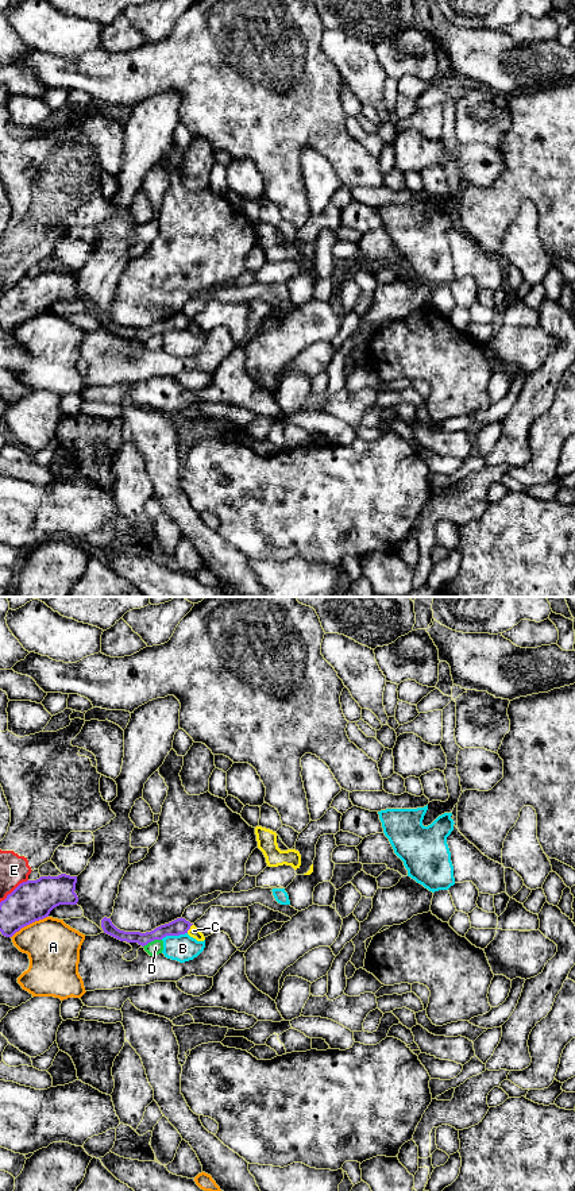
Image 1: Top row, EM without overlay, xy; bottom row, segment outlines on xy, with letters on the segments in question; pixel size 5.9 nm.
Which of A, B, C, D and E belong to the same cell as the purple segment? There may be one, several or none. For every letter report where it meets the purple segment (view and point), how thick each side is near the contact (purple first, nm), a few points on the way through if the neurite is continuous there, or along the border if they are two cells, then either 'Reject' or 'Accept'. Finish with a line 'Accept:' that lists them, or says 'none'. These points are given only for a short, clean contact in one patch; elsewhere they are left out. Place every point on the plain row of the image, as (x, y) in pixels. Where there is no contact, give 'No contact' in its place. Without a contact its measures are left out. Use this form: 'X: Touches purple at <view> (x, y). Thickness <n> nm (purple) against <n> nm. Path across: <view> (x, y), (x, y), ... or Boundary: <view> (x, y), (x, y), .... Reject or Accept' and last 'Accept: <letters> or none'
A: Touches purple at xy (29, 319). Thickness 240 nm (purple) against 320 nm. Reject
B: Touches purple at xy (173, 330). Thickness 100 nm (purple) against 160 nm. Boundary: xy (186, 327), (166, 330), (161, 334). Reject
C: Touches purple at xy (189, 323). Thickness 100 nm (purple) against 70 nm. Boundary: xy (192, 319), (186, 327). Reject
D: Touches purple at xy (151, 335). Thickness 100 nm (purple) against 90 nm. Boundary: xy (161, 334), (154, 334), (143, 342). Reject
E: Touches purple at xy (15, 284). Thickness 240 nm (purple) against 180 nm. Reject
Accept: none

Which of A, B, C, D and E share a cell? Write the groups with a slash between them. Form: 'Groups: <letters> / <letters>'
Groups: A / B / C D / E

